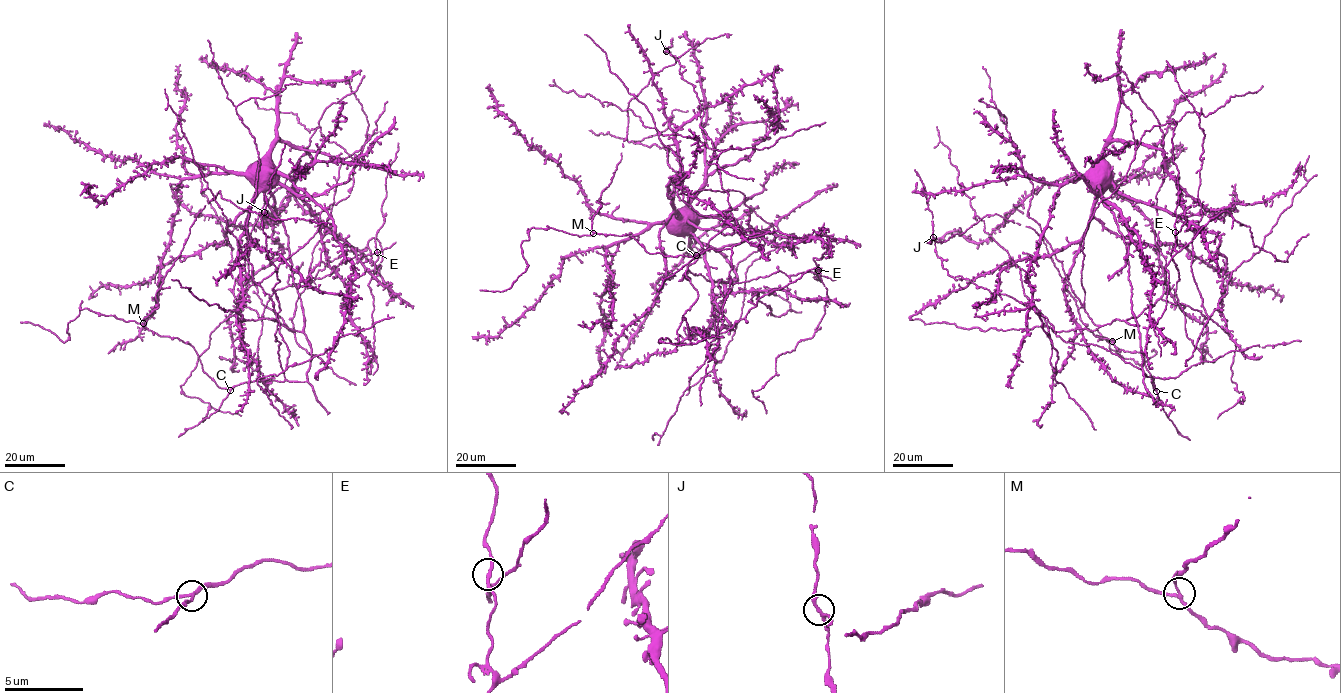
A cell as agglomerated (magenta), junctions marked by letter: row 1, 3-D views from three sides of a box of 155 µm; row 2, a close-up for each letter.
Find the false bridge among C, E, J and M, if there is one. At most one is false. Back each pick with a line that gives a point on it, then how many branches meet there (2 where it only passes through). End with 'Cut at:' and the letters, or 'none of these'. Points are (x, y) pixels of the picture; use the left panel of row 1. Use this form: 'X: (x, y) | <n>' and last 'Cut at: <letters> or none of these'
Cut at: none of these

